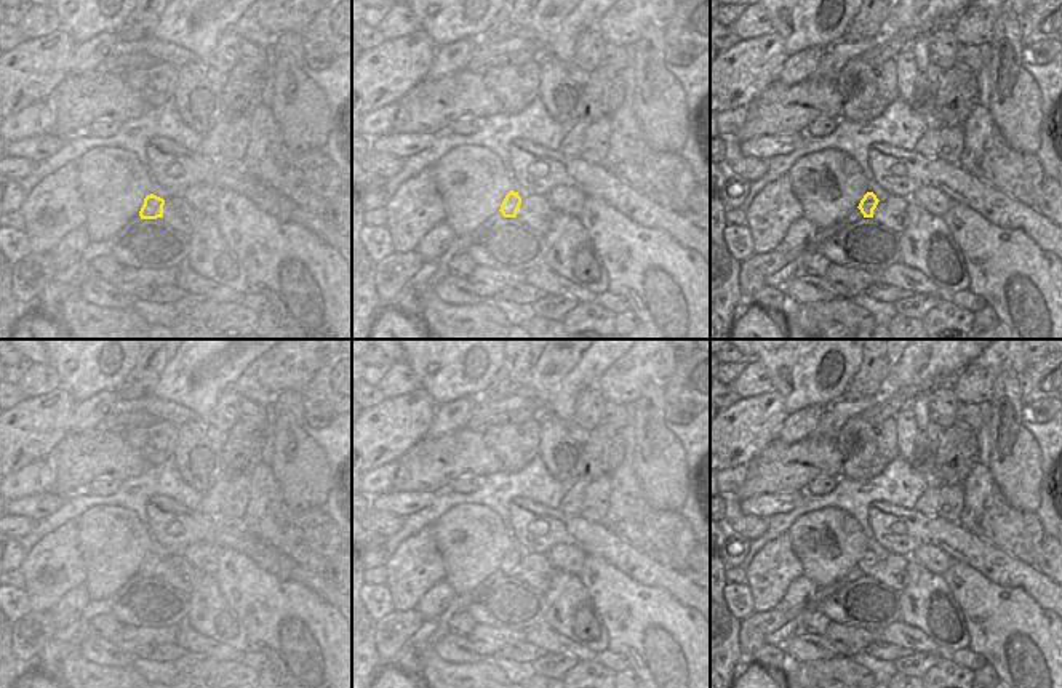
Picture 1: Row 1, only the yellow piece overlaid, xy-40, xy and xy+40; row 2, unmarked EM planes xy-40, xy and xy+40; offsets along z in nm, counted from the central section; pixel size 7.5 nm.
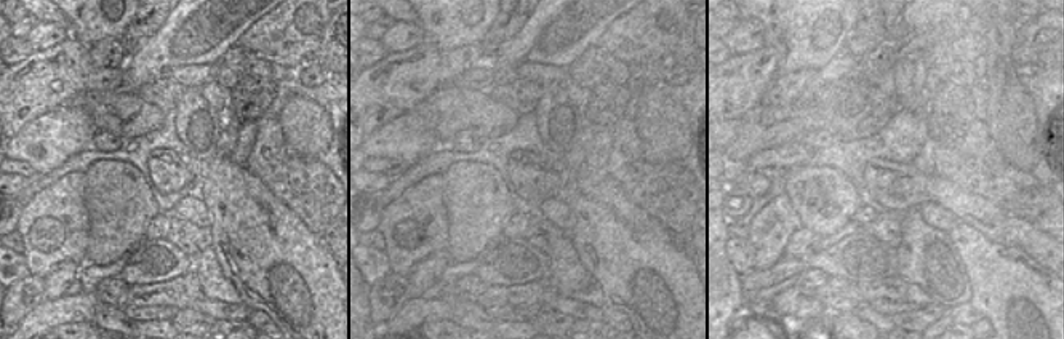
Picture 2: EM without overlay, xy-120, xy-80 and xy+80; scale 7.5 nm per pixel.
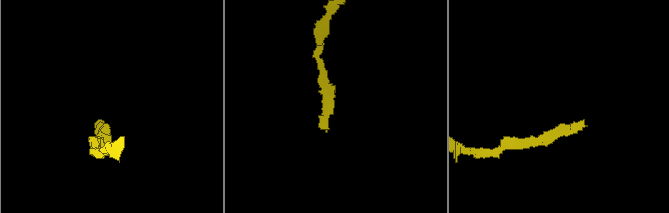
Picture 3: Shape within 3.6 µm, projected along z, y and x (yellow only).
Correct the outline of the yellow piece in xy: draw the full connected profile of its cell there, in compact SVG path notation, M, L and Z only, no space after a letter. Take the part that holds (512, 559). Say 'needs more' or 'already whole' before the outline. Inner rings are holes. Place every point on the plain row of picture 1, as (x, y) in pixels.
needs more | M513 530L507 531L513 547L505 554L499 570L504 576L517 576L521 558L531 554L531 550L517 541Z

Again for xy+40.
needs more | M864 530L864 533L867 536L868 550L864 554L857 566L864 576L873 576L873 568L876 566L878 560L886 558L889 552L875 541L872 530Z

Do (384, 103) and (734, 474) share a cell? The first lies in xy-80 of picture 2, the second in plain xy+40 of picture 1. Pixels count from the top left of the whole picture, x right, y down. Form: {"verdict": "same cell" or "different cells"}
{"verdict": "different cells"}

